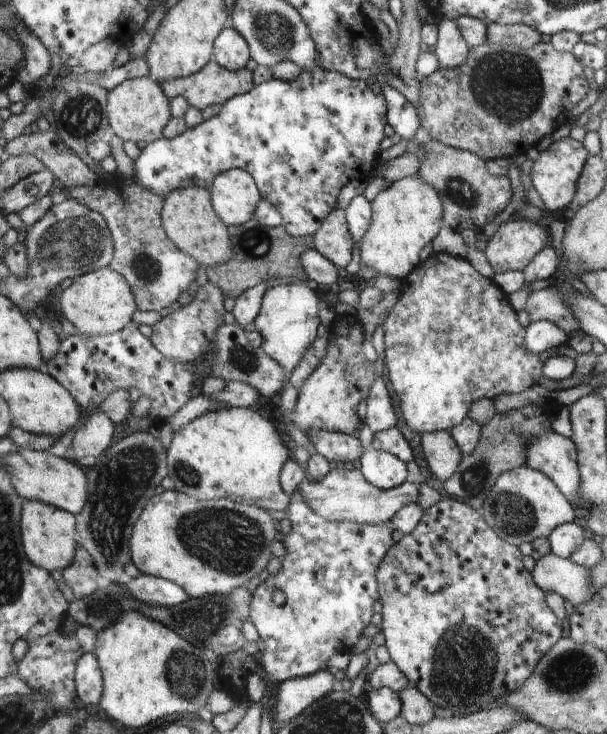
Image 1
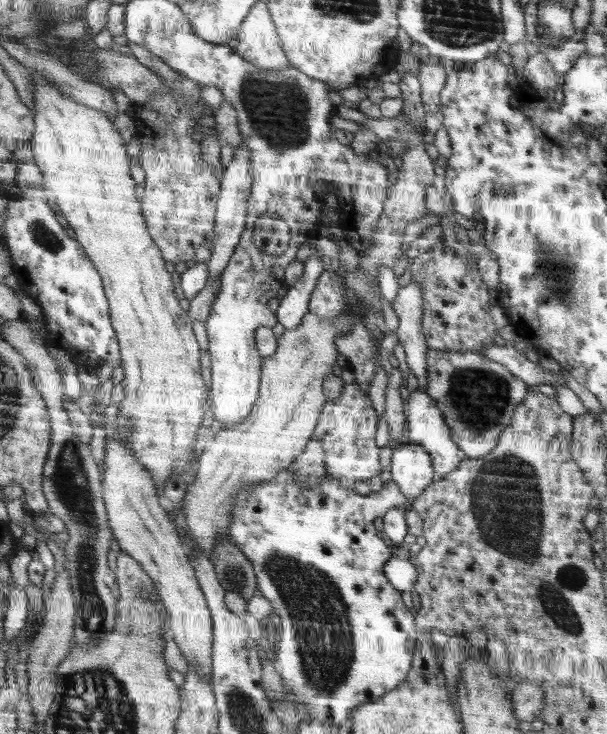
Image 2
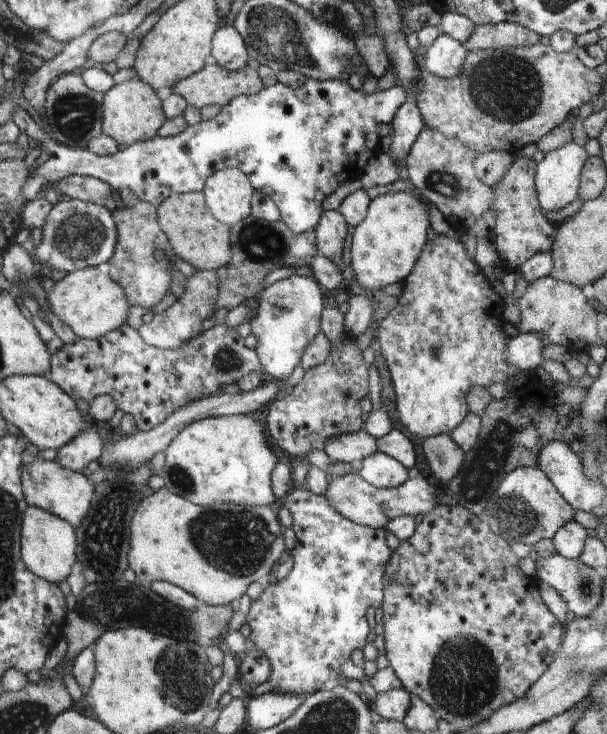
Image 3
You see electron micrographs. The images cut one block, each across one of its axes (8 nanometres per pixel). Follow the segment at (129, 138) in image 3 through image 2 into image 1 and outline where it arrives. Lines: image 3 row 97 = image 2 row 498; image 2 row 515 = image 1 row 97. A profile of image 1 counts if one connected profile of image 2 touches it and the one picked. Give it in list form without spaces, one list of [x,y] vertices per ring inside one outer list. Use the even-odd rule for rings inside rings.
[[[149,77],[126,80],[107,92],[107,116],[110,129],[122,141],[155,142],[162,137],[162,130],[171,120],[170,100],[160,84]]]

